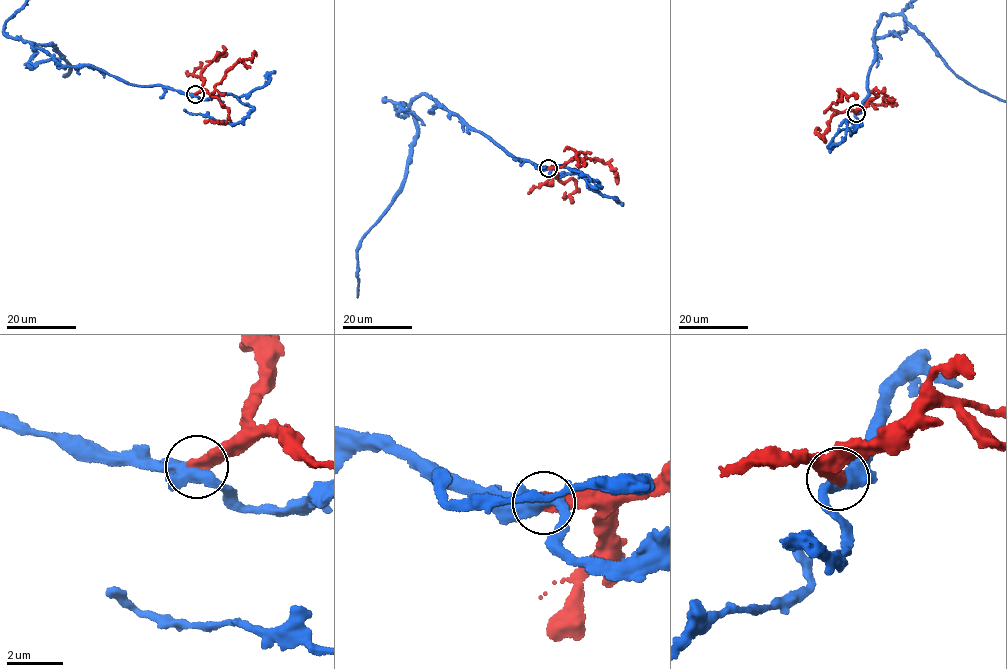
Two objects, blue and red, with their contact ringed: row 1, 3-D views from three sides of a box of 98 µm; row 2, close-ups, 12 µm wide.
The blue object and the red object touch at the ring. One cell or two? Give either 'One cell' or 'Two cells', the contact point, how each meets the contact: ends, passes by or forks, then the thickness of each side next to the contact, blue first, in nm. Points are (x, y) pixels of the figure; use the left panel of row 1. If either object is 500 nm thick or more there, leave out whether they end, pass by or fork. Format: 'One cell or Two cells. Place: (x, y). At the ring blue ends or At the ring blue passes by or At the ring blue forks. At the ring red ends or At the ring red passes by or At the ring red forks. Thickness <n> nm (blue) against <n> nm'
Two cells. Place: (195, 94). At the ring blue passes by. At the ring red ends. Thickness 480 nm (blue) against 460 nm

